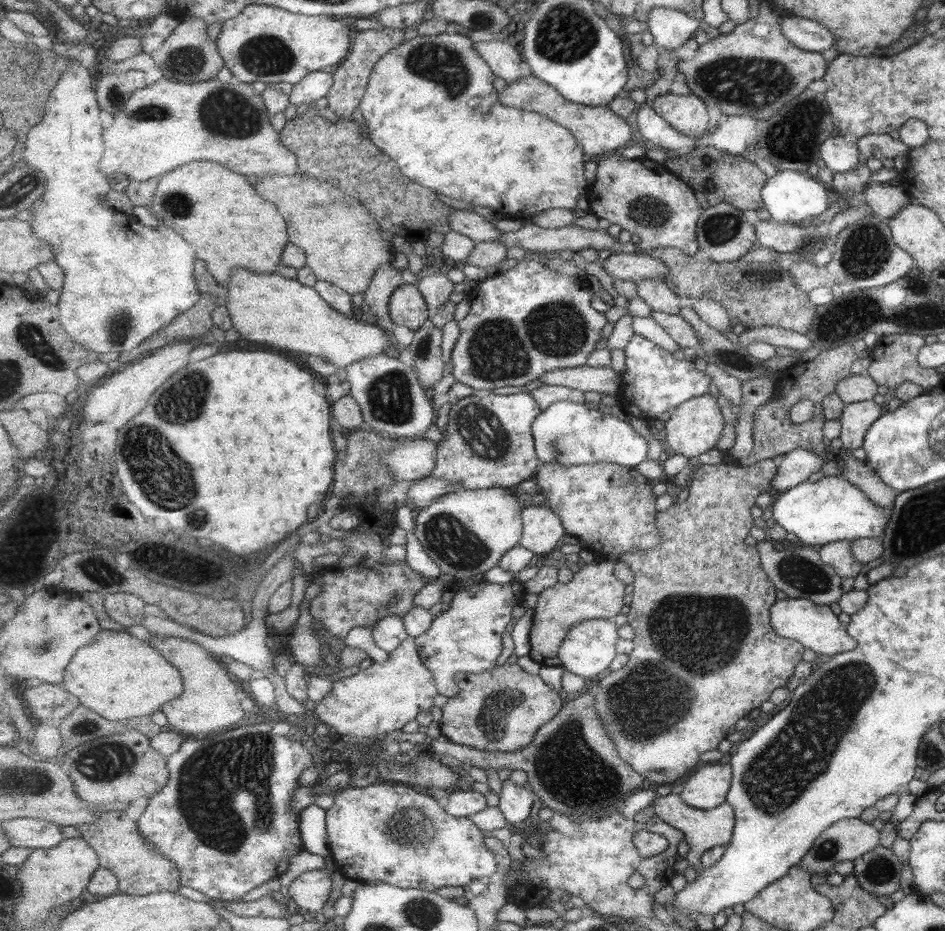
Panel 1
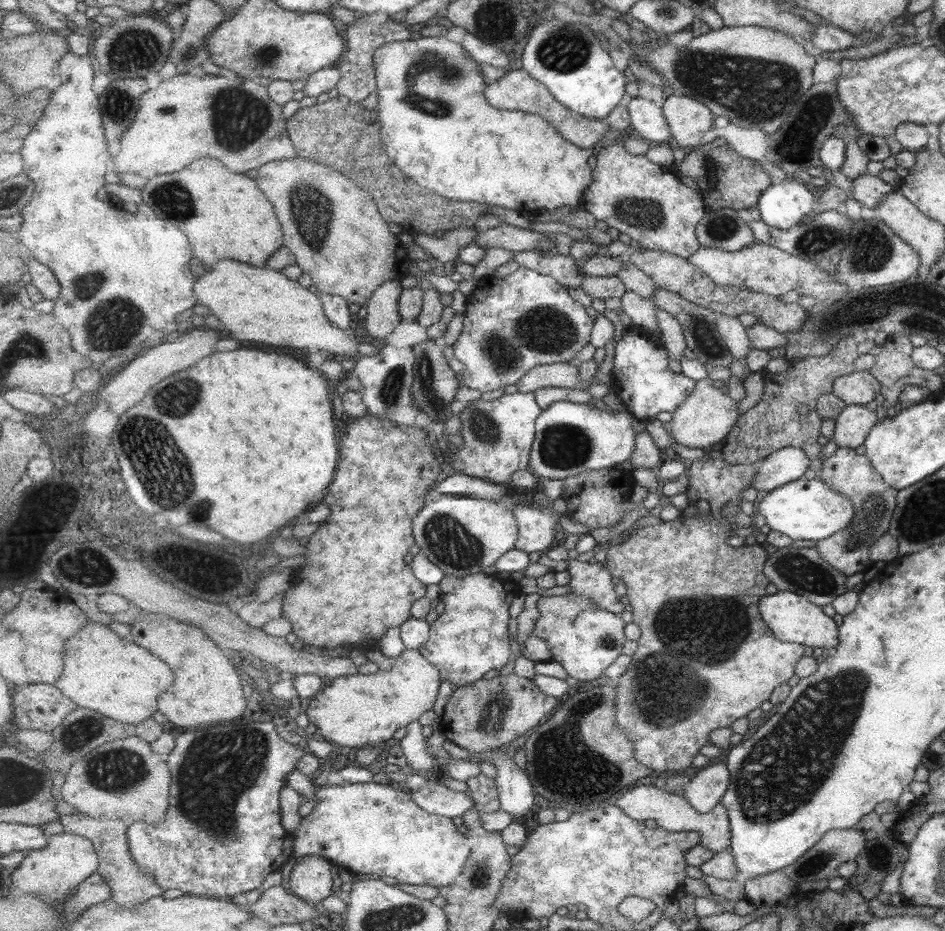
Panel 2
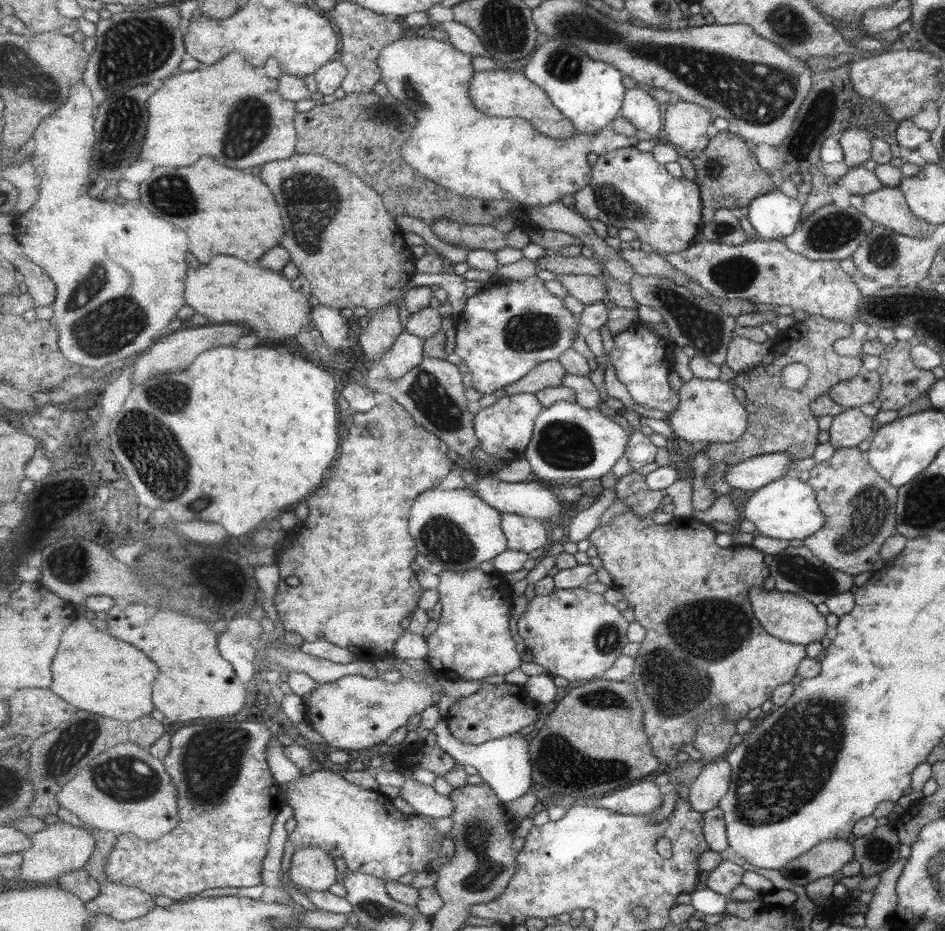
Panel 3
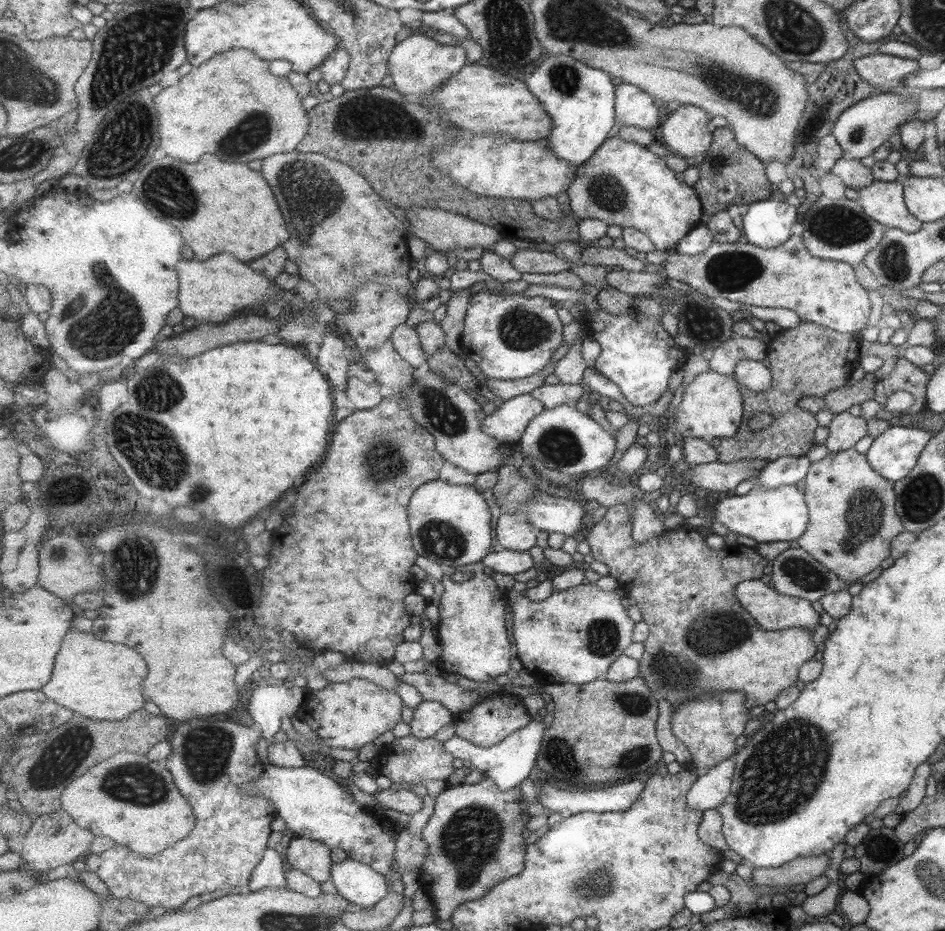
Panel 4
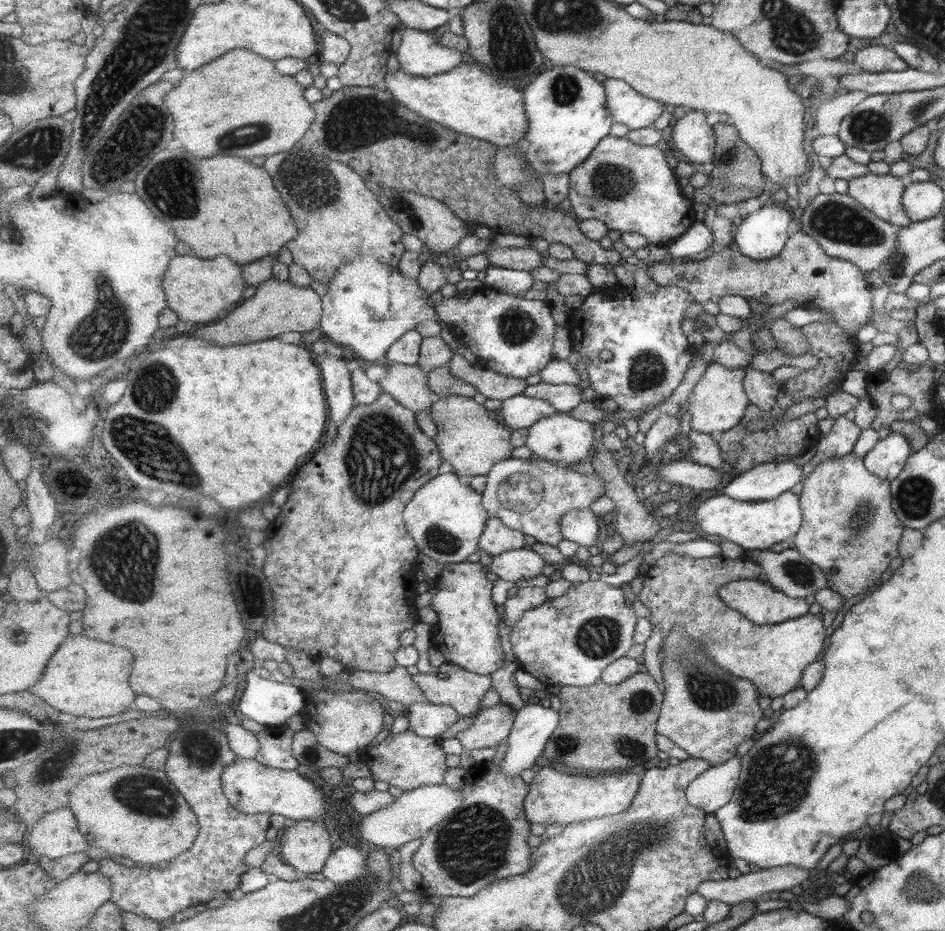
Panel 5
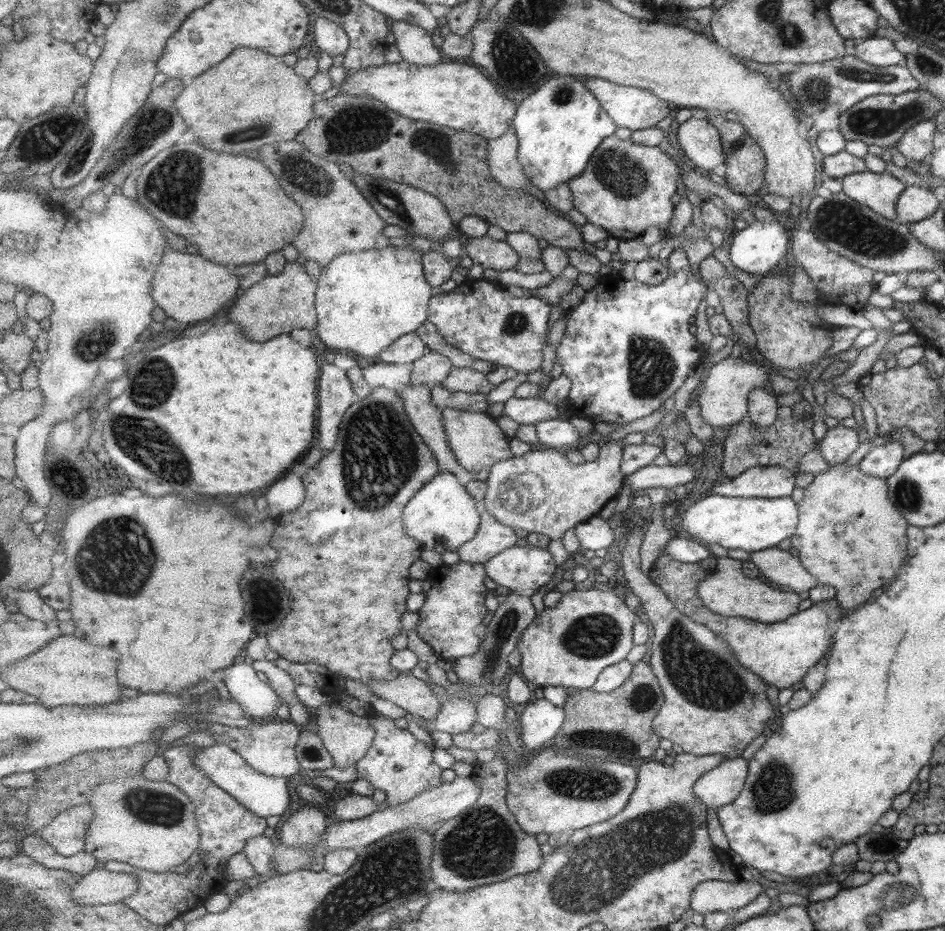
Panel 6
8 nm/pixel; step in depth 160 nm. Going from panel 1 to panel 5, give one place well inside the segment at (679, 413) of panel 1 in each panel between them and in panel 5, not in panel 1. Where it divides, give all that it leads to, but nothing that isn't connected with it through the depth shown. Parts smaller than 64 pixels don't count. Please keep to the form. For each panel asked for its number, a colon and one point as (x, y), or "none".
2: (707, 417)
3: (710, 411)
4: (712, 406)
5: (718, 402)

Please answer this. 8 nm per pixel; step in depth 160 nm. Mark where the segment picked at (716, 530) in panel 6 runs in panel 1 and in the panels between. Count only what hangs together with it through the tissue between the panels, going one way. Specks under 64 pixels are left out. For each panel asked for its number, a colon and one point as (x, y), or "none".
1: (832, 509)
2: (803, 509)
3: (785, 508)
4: (779, 514)
5: (755, 525)

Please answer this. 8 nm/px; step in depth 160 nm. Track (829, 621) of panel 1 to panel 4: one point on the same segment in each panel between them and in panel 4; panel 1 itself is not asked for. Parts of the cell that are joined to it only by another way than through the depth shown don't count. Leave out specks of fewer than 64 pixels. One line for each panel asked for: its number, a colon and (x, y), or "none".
2: (791, 618)
3: (788, 616)
4: (772, 611)

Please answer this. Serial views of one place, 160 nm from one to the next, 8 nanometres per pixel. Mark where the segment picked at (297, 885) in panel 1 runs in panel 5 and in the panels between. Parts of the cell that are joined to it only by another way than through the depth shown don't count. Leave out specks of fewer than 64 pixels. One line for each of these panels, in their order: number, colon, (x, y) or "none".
2: (311, 879)
3: (312, 868)
4: (313, 857)
5: (306, 846)

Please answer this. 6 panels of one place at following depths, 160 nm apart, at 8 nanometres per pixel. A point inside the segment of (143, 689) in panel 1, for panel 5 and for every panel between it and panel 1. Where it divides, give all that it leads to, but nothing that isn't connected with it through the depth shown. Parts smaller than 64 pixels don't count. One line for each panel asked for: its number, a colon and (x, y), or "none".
2: (121, 680)
3: (93, 671)
4: (102, 680)
5: (89, 678)

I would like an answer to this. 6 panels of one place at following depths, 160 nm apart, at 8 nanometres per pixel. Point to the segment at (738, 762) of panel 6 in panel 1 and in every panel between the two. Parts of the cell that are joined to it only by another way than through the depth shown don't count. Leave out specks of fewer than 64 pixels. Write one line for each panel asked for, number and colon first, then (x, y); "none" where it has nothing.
1: (707, 789)
2: (705, 791)
3: (713, 783)
4: (711, 790)
5: (715, 788)

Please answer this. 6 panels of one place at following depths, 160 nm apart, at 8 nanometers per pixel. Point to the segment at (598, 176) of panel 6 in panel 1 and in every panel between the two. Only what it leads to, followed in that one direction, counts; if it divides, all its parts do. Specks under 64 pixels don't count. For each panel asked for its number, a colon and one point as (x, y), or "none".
1: (640, 195)
2: (632, 194)
3: (629, 189)
4: (624, 184)
5: (631, 188)

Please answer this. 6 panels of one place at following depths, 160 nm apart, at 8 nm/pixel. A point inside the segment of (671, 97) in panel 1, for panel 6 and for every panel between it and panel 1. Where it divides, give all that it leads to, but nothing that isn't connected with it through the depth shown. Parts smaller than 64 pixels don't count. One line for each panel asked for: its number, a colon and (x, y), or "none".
2: (689, 119)
3: (685, 124)
4: (686, 132)
5: (693, 138)
6: (701, 141)

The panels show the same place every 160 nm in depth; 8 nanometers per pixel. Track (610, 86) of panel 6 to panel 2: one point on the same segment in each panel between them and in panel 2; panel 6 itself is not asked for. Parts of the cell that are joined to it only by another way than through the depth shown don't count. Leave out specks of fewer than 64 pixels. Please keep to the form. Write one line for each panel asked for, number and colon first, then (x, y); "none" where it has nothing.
2: (648, 119)
3: (640, 107)
4: (635, 107)
5: (629, 107)

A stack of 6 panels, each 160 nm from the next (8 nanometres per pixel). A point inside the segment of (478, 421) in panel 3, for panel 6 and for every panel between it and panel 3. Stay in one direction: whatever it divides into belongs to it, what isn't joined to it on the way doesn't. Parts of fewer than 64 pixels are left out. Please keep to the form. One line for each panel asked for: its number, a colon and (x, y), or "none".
4: (508, 423)
5: (517, 412)
6: (530, 411)

